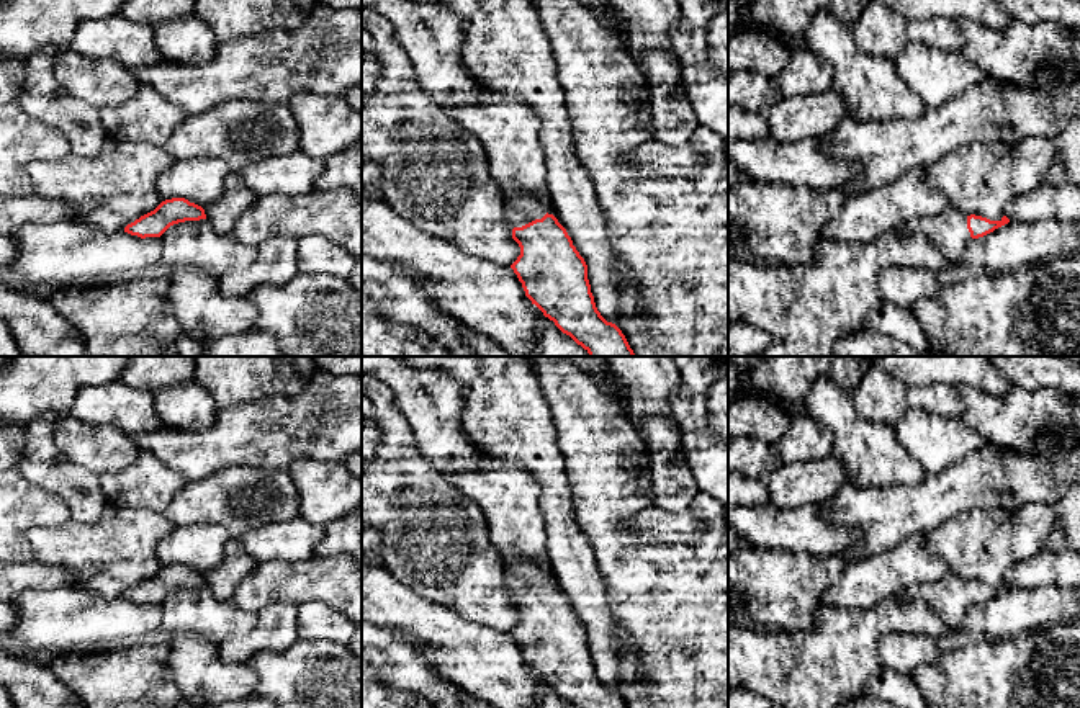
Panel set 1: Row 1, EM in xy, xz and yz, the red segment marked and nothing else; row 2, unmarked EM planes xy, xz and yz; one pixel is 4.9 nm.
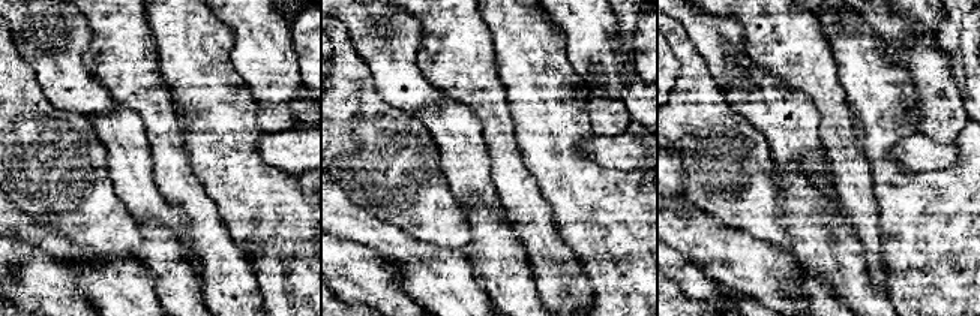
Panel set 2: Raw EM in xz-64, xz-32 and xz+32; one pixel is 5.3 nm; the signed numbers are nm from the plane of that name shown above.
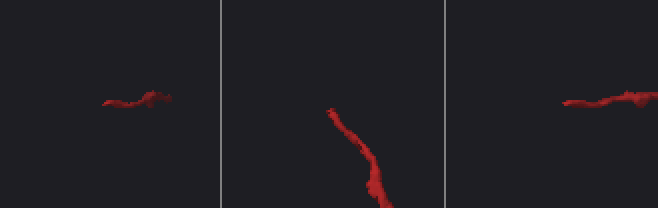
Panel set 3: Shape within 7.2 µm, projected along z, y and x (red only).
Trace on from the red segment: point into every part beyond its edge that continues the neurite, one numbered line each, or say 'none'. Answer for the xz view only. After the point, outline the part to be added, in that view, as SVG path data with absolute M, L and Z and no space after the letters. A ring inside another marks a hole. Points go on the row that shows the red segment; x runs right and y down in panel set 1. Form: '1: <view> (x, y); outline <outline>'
1: xz (522, 210); outline M517 195L514 199L504 199L504 214L511 227L522 227L535 219L542 219L547 213L545 209L532 198Z

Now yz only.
1: yz (948, 231); outline M956 209L910 221L900 229L903 237L925 235L949 263L959 263L965 244L972 239L967 216Z

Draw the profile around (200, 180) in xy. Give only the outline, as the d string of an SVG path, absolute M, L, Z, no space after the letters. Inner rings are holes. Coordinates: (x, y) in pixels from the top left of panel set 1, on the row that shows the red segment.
M221 159L175 160L155 181L162 201L185 198L201 208L219 199L231 168Z

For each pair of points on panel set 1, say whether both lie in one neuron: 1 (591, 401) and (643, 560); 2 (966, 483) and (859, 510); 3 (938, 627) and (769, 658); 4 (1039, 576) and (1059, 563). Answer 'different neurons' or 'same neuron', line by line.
1: same neuron
2: same neuron
3: same neuron
4: same neuron

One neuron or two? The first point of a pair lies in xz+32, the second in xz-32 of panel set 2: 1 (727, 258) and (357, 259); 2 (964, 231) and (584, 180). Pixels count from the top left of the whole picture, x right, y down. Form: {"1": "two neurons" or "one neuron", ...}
{"1": "two neurons", "2": "one neuron"}

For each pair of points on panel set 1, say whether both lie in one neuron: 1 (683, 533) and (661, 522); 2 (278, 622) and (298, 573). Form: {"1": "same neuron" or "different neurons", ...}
{"1": "same neuron", "2": "different neurons"}

